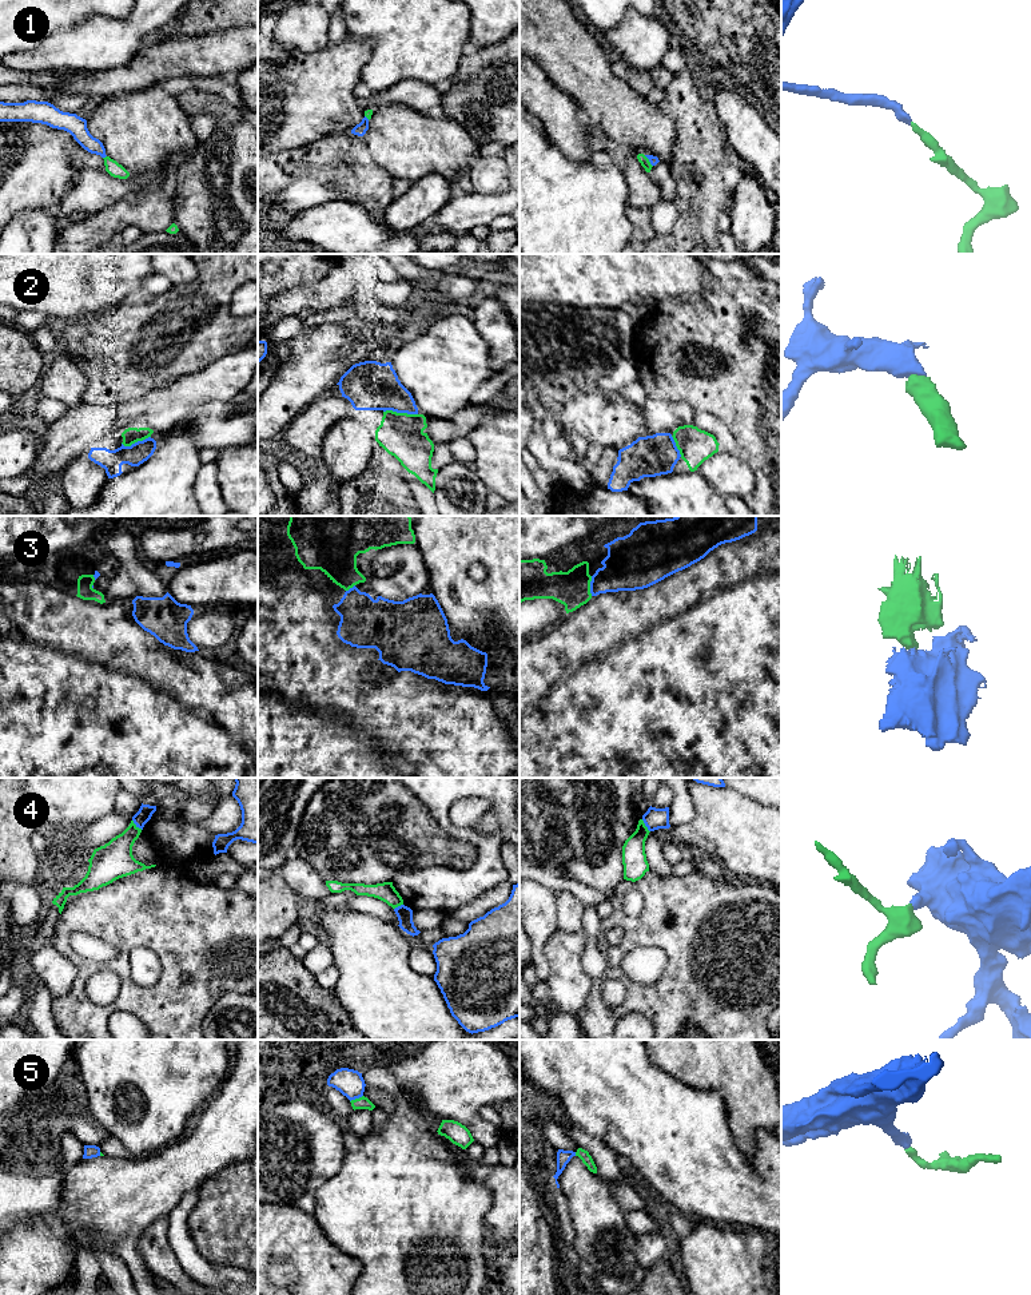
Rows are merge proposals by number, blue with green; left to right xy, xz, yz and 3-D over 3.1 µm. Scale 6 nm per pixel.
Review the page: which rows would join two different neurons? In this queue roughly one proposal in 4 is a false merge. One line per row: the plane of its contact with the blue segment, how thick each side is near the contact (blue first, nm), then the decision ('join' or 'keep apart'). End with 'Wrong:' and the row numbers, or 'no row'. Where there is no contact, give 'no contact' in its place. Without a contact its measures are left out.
1: meets blue in xy; 120 nm thick on the blue side, 90 nm on the other; join
2: meets blue in xz; 300 nm thick on the blue side, 260 nm on the other; join
3: meets blue in yz; 280 nm thick on the blue side, 220 nm on the other; join
4: meets blue in xy; 90 nm thick on the blue side, 220 nm on the other; keep apart
5: meets blue in xz; 160 nm thick on the blue side, 80 nm on the other; join
Wrong: 4

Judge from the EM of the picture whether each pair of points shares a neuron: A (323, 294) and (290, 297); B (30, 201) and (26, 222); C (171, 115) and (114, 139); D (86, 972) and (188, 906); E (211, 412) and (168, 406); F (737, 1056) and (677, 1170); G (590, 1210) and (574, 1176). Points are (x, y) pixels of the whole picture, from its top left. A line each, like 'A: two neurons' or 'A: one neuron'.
A: one neuron
B: two neurons
C: one neuron
D: one neuron
E: two neurons
F: two neurons
G: one neuron

